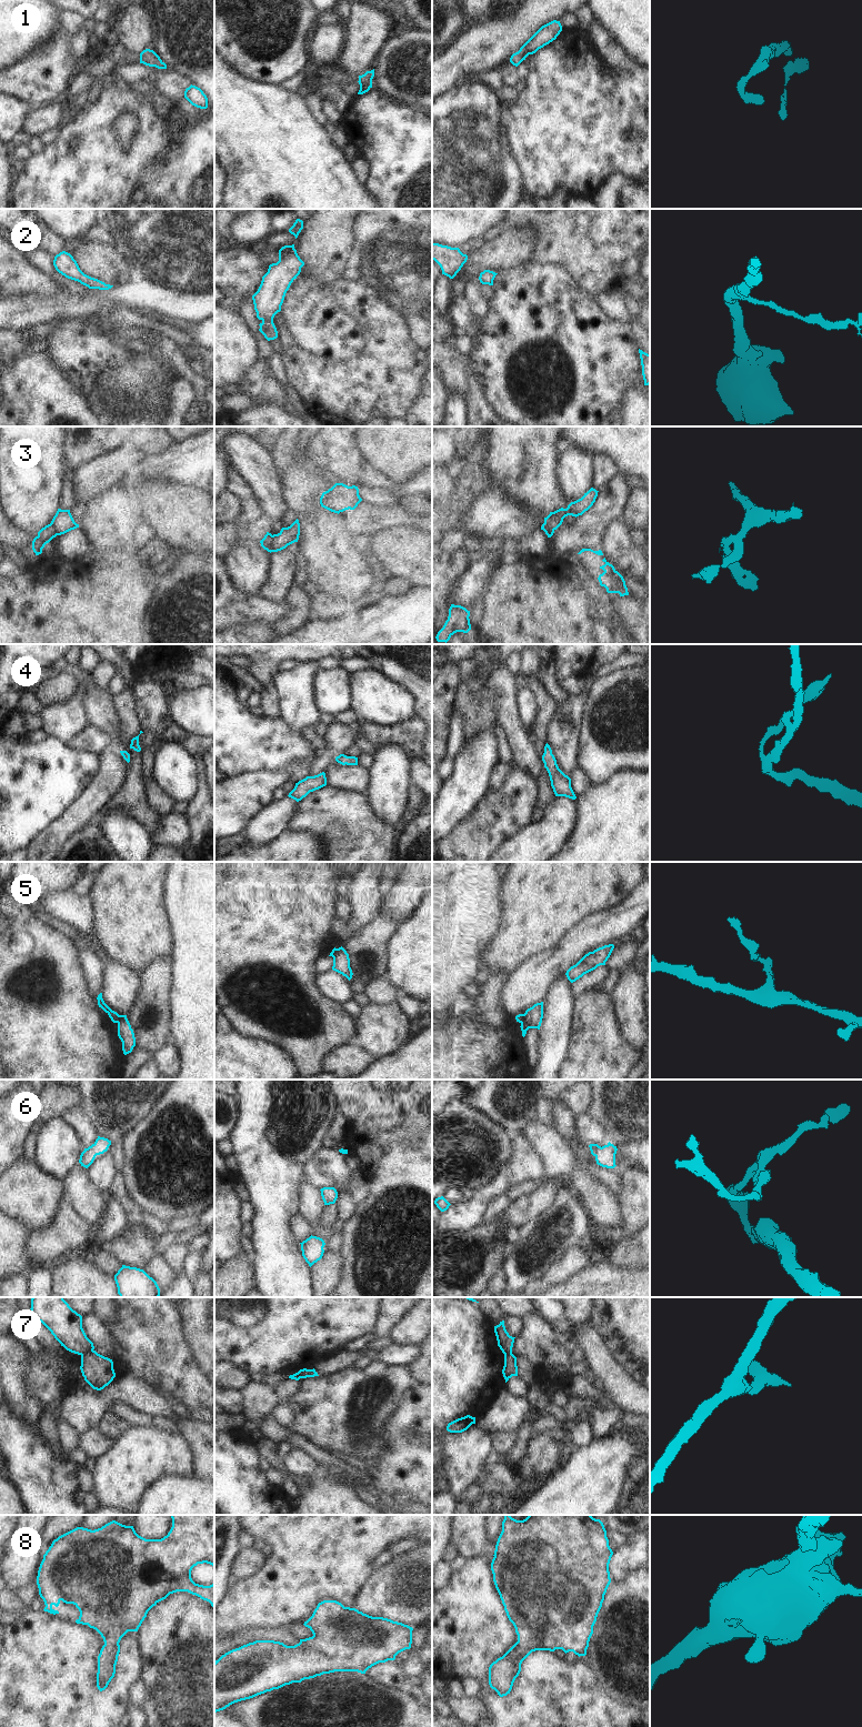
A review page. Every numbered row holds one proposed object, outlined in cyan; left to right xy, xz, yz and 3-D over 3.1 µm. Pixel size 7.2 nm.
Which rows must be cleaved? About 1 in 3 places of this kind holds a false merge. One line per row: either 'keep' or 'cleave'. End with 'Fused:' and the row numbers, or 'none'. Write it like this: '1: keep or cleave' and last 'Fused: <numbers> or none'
1: keep
2: keep
3: cleave
4: keep
5: cleave
6: keep
7: cleave
8: keep
Fused: 3, 5, 7

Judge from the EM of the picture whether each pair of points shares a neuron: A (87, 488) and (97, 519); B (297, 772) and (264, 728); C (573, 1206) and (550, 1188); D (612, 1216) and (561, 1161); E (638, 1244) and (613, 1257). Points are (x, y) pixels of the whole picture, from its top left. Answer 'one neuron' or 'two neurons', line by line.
A: two neurons
B: one neuron
C: two neurons
D: two neurons
E: one neuron

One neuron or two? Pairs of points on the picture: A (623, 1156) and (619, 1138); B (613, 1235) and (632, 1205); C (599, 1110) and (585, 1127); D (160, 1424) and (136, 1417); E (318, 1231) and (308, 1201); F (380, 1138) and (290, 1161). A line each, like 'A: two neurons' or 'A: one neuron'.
A: two neurons
B: one neuron
C: two neurons
D: one neuron
E: one neuron
F: two neurons

